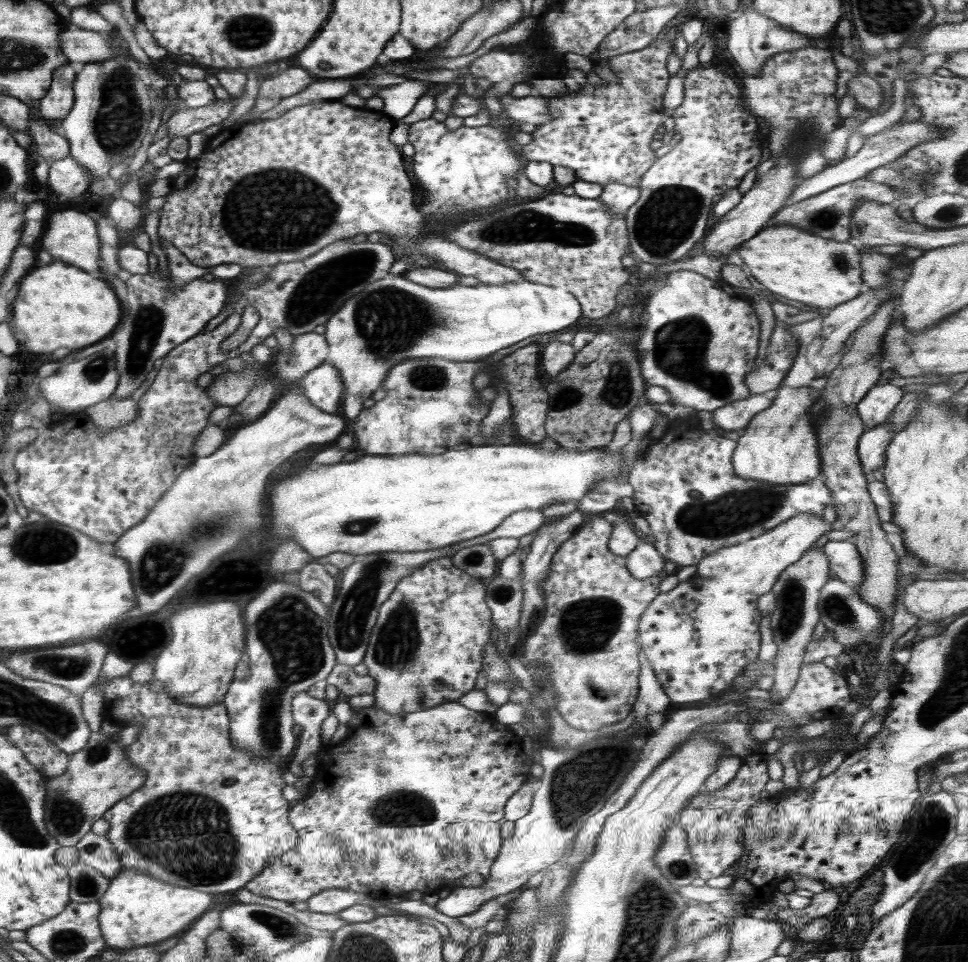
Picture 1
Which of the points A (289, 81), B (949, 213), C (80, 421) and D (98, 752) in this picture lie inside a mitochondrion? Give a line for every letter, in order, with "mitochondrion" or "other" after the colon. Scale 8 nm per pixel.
A: other
B: mitochondrion
C: other
D: mitochondrion

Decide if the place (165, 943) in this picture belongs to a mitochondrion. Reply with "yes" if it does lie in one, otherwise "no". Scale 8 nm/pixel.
no

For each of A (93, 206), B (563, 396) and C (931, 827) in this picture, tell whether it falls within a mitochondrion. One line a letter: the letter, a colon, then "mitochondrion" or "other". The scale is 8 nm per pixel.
A: other
B: mitochondrion
C: mitochondrion

